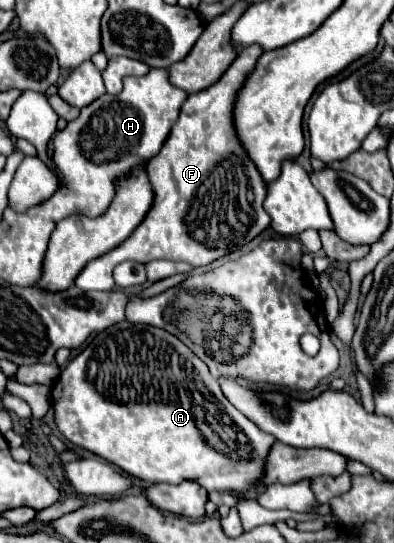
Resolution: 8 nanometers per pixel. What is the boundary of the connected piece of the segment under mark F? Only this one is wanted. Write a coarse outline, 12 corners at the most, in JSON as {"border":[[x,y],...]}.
{"border":[[262,53],[186,99],[148,165],[152,209],[76,287],[122,261],[202,267],[270,225],[232,127]]}

